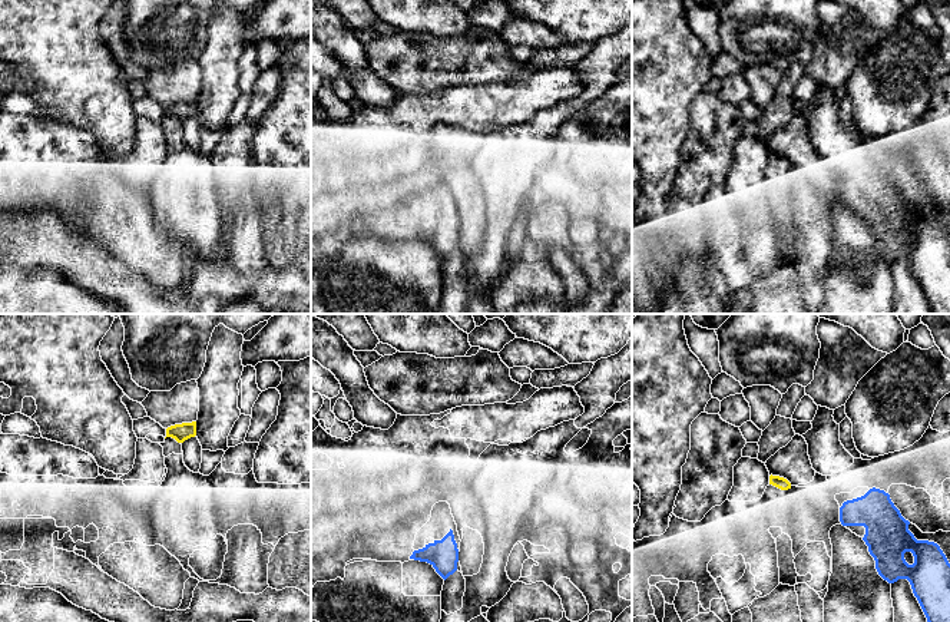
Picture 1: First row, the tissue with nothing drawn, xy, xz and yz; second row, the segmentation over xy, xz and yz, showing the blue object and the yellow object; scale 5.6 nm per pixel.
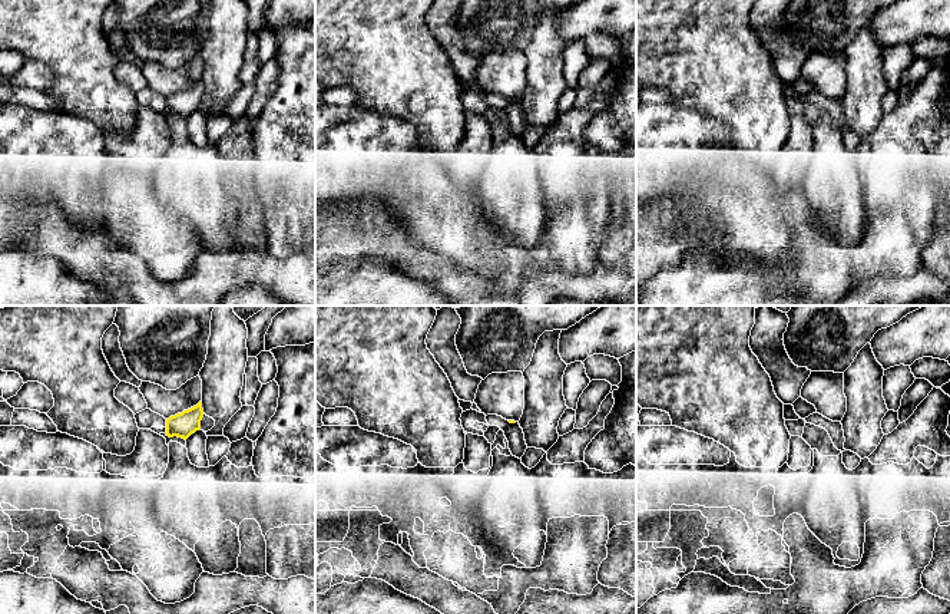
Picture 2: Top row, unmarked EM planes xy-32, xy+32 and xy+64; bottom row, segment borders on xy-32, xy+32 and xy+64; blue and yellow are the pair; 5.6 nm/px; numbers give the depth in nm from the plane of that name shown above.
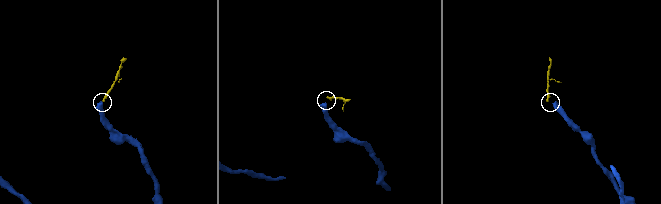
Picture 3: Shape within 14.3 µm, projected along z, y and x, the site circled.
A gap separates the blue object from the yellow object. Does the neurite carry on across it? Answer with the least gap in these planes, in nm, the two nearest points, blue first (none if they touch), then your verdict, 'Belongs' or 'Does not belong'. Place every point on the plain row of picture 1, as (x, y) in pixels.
Distance 300 nm. Across: yz (840, 187), (790, 166). Does not belong

